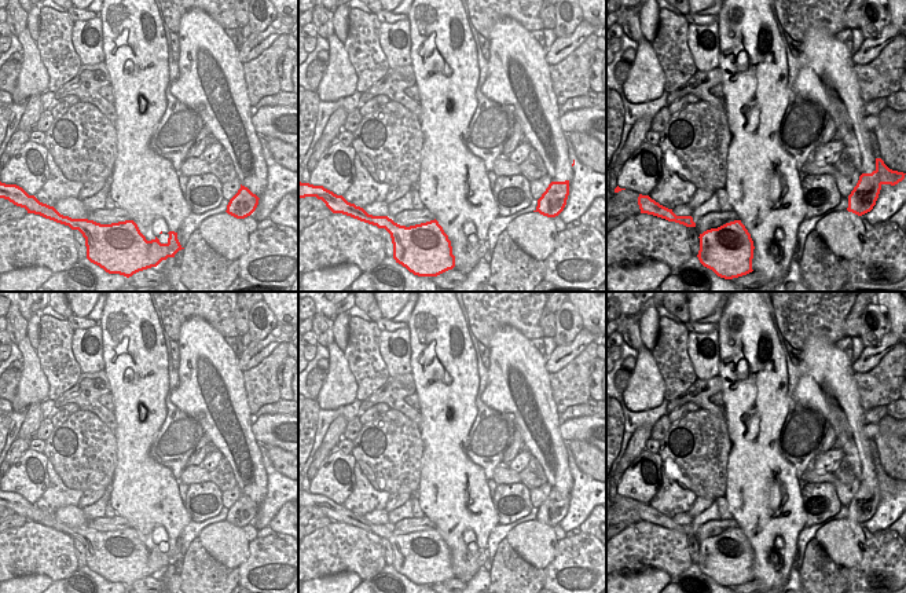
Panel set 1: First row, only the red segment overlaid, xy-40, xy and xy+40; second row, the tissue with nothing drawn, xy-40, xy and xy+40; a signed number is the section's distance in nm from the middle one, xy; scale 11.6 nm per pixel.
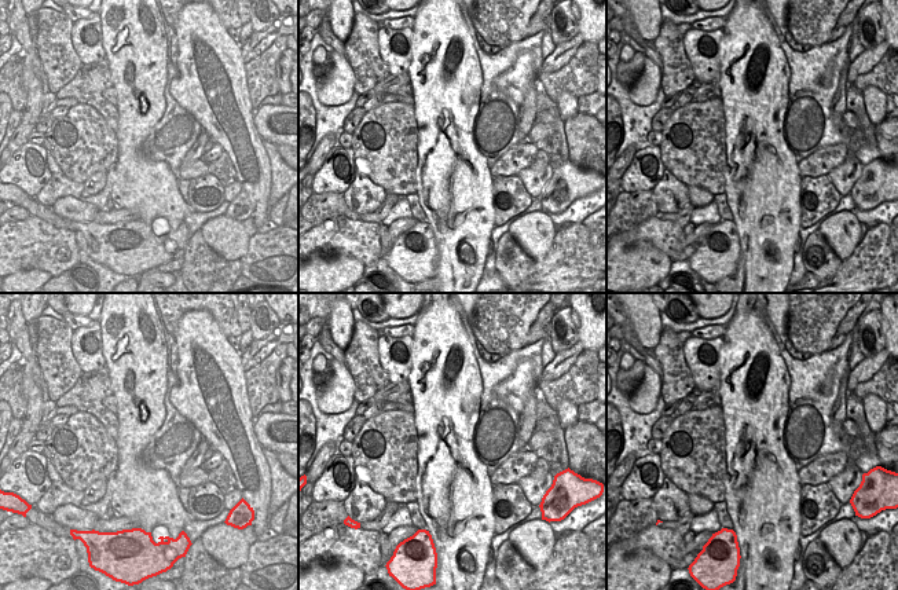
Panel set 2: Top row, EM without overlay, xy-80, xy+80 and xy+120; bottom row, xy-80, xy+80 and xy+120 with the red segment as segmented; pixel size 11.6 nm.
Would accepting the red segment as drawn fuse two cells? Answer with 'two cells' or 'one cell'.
two cells

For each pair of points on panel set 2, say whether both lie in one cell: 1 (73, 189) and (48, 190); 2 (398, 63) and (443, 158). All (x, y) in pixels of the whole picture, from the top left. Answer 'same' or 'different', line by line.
1: same
2: different

